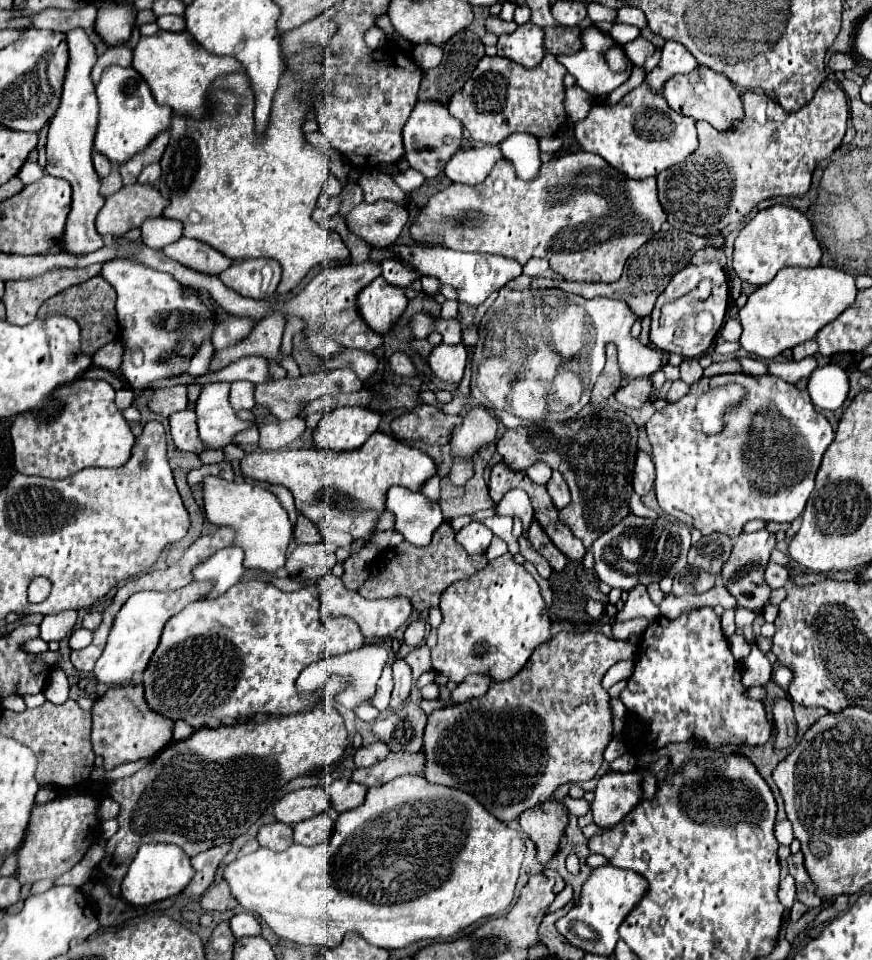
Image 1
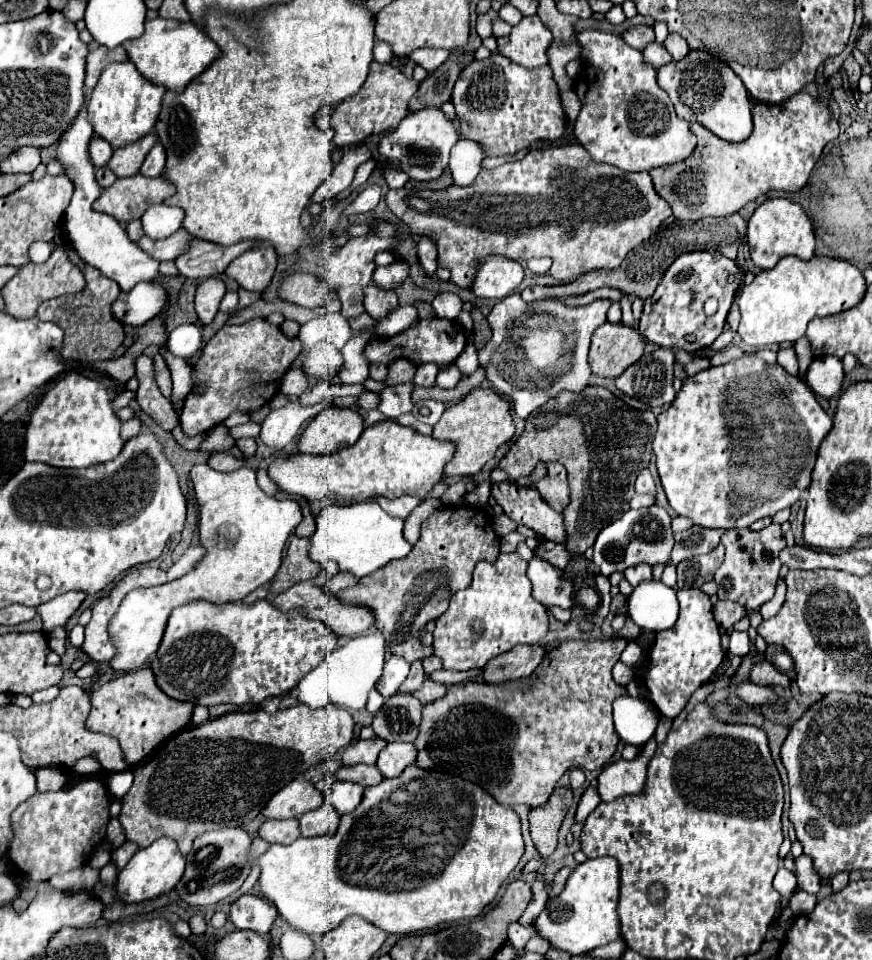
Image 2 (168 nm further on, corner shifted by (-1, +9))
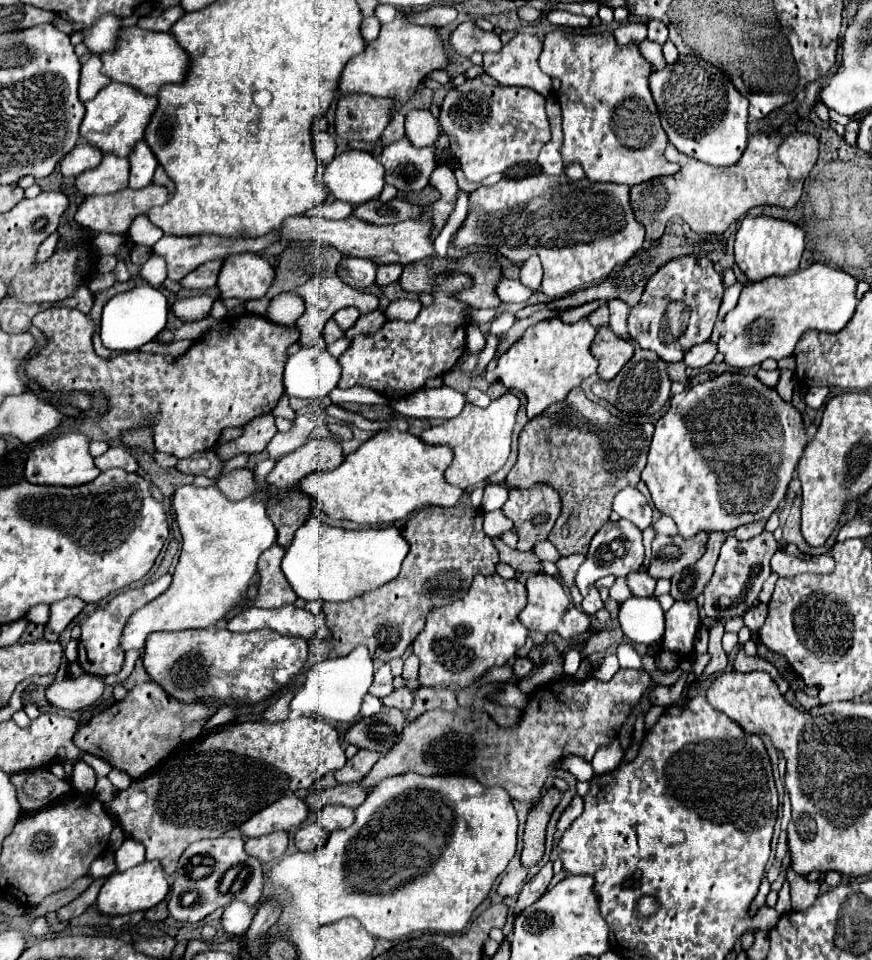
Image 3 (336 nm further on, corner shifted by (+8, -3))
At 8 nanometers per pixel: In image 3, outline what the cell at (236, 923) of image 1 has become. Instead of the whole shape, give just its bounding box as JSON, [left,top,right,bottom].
[221,902,257,936]

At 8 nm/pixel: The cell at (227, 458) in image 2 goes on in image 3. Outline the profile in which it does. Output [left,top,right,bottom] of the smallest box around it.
[215,468,259,500]

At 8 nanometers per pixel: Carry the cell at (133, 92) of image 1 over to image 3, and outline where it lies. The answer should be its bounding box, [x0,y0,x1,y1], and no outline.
[81,82,157,156]

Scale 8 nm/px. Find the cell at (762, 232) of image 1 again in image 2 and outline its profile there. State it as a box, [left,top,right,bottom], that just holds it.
[748,198,814,270]

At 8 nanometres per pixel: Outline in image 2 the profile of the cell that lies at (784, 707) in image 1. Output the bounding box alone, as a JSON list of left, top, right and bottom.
[750,660,790,688]

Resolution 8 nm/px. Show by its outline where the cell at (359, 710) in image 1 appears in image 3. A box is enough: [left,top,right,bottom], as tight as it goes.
[361,694,381,718]

